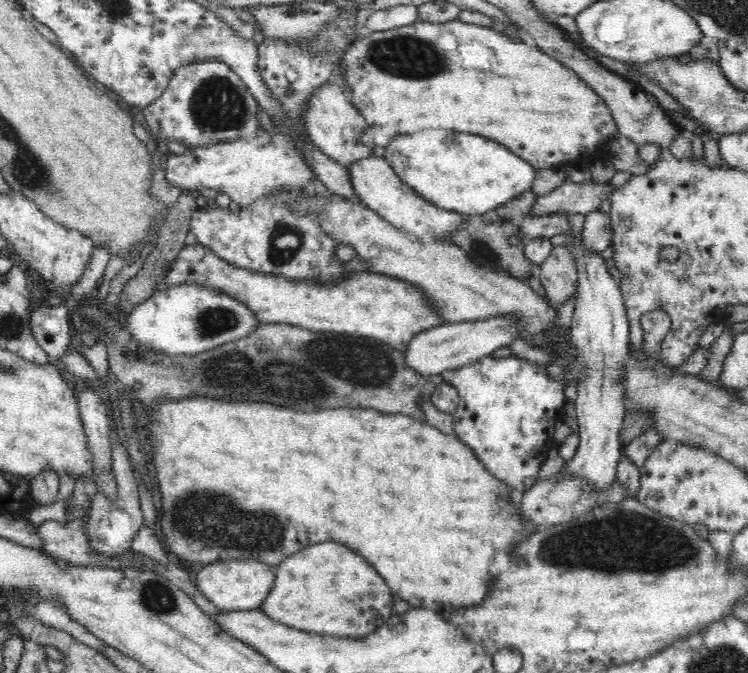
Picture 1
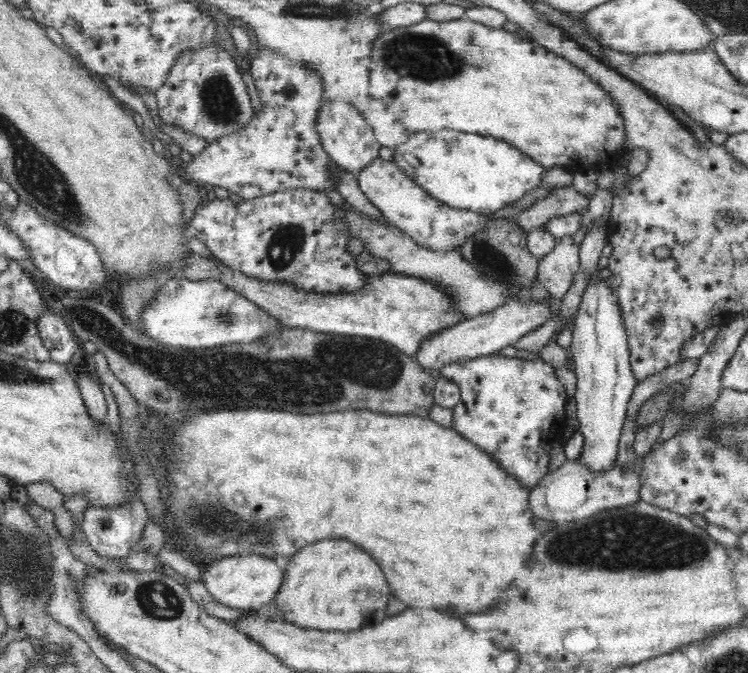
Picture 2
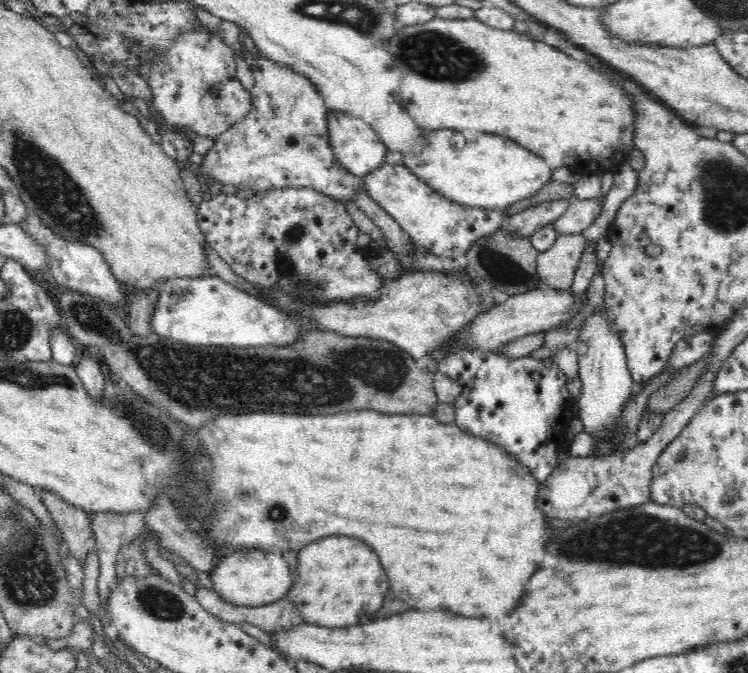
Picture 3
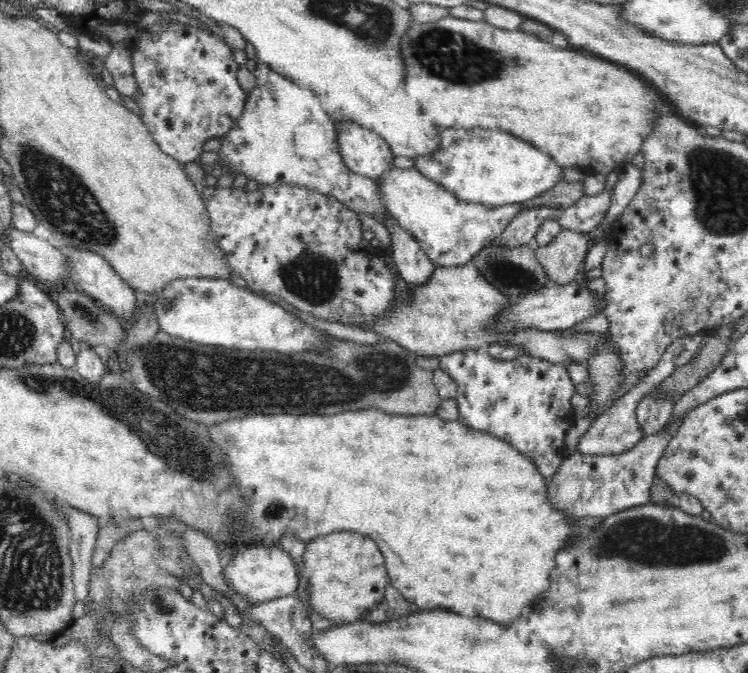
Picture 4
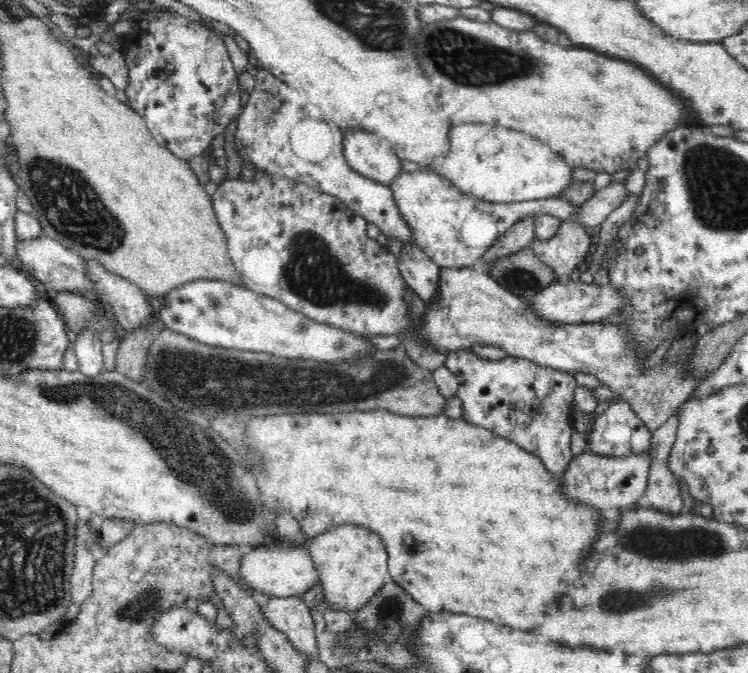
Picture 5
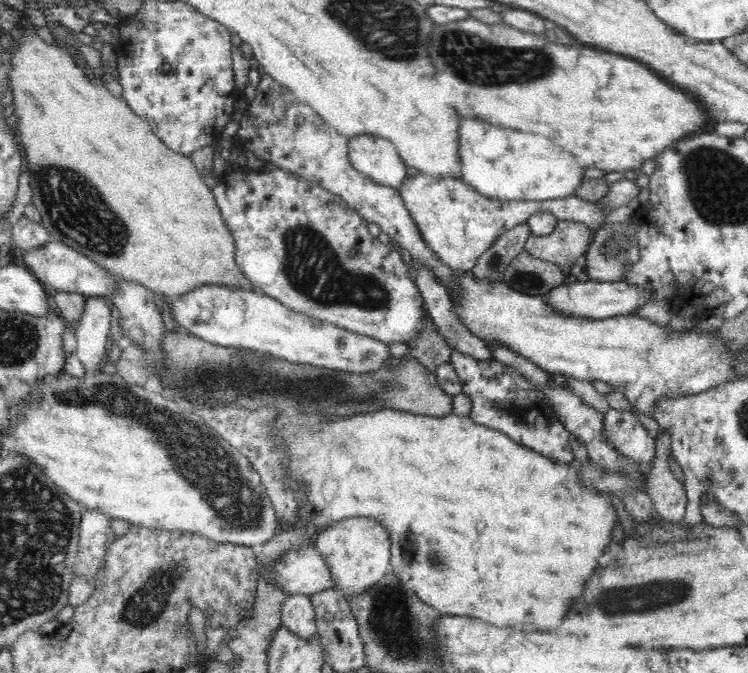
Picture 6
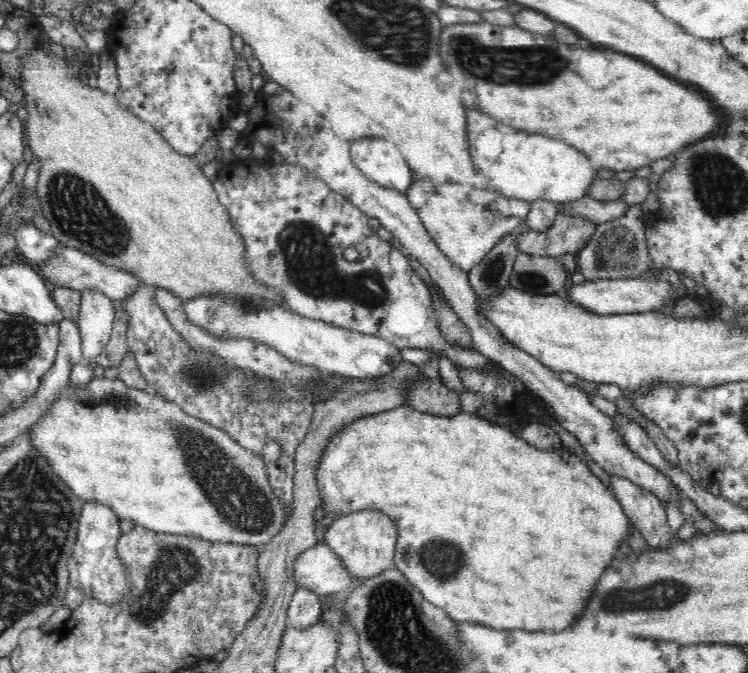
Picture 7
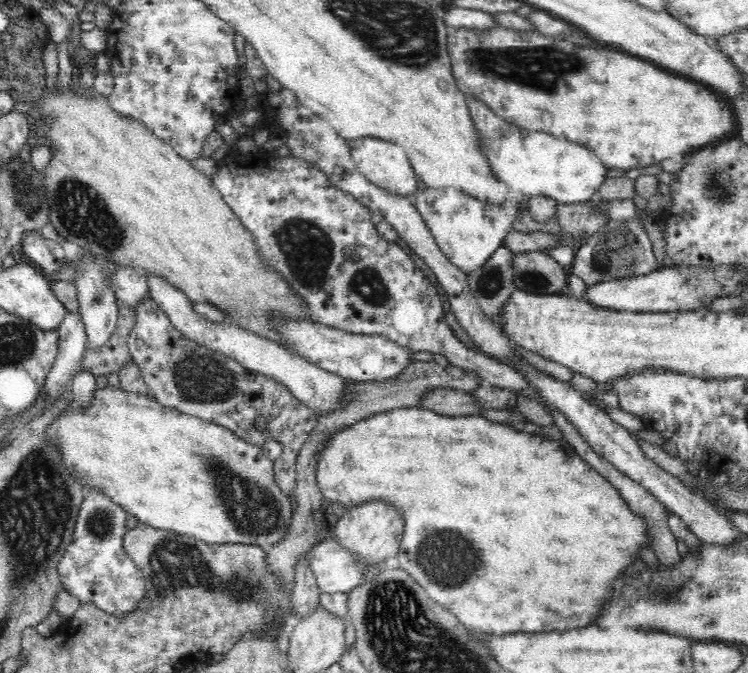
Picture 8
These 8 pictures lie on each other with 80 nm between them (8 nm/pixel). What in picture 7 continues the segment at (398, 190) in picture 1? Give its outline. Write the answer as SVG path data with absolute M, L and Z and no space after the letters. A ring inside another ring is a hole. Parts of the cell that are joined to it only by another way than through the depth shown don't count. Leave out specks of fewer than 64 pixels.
M419 178L410 182L405 192L410 205L419 214L422 225L436 243L438 249L452 262L454 267L469 273L477 266L496 242L512 232L514 228L524 226L532 203L476 188L459 182L434 182ZM590 197L558 202L556 205L558 205L558 213L582 217L596 226L624 216L630 207L630 204L624 201L601 201Z

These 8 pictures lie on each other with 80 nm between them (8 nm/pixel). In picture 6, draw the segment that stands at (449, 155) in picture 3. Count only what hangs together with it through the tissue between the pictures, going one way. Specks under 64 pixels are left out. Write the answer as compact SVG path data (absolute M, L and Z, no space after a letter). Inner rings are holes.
M470 117L462 119L458 126L458 176L462 183L472 187L474 191L486 198L511 201L542 201L566 198L576 192L576 188L584 181L583 168L578 164L572 154L566 154L562 148L554 146L546 137L537 134L522 134L520 130L512 128L495 127Z

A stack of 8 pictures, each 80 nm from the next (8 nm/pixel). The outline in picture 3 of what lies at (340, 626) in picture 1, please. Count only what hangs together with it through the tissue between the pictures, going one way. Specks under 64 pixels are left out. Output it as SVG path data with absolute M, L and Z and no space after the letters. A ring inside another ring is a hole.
M330 536L324 537L310 544L307 544L302 550L298 551L296 556L296 568L294 568L294 579L292 580L292 586L288 588L288 592L284 594L284 598L286 601L290 601L290 605L302 615L302 619L304 619L304 623L311 625L318 625L323 627L328 627L331 629L337 629L347 626L356 626L363 625L372 621L377 620L377 612L382 608L384 601L386 600L386 595L389 593L389 582L388 575L386 571L384 571L384 567L382 567L382 563L378 558L378 554L374 552L370 546L366 545L366 543L348 536Z

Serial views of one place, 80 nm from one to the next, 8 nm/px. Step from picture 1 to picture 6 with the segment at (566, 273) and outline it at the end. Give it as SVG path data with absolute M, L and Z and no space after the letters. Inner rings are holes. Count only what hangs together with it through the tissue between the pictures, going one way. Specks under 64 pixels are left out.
M558 221L552 234L532 235L525 250L544 262L552 262L569 273L577 259L588 252L590 230L583 222Z

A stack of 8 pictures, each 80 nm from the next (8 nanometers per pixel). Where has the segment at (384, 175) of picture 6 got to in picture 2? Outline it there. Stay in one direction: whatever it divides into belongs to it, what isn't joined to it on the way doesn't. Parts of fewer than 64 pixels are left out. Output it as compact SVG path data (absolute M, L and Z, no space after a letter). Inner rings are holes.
M322 96L322 102L318 106L316 124L314 130L318 131L322 148L330 155L331 162L344 170L349 170L354 176L358 176L358 170L368 166L374 158L378 158L378 150L381 144L376 139L373 127L360 114L360 111L350 102L344 102L341 98L326 98Z

